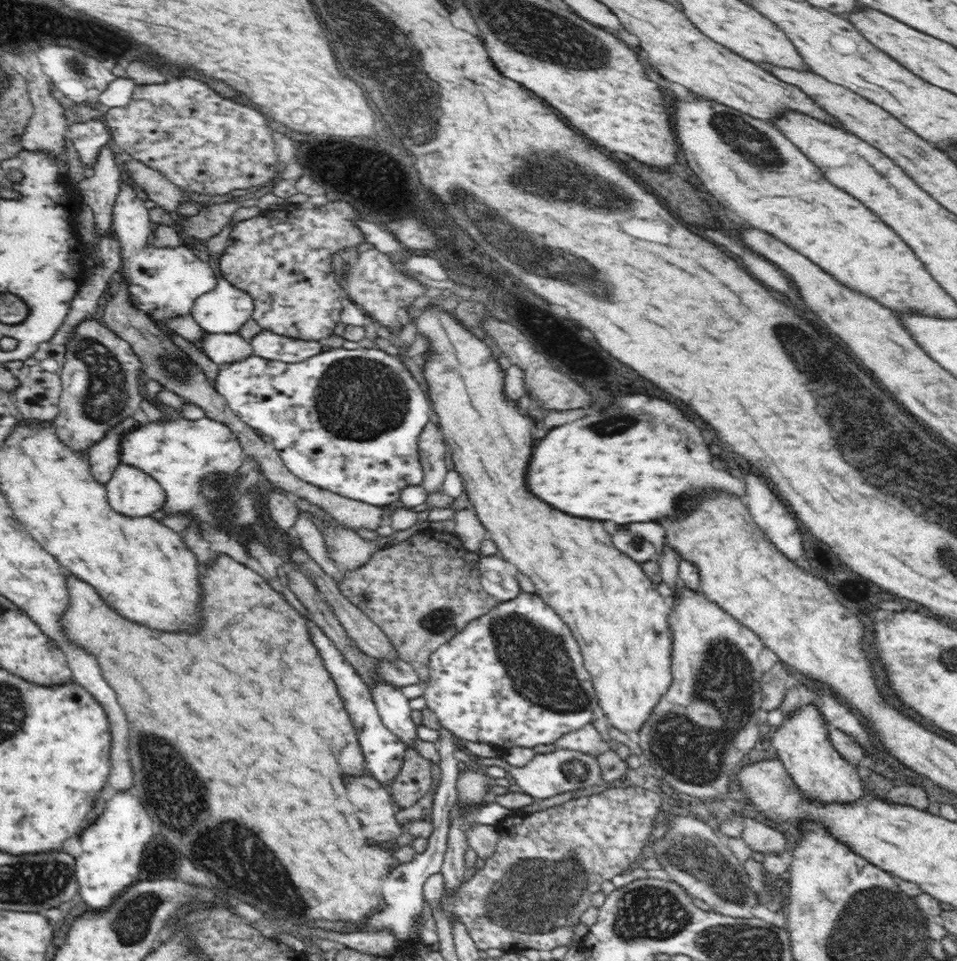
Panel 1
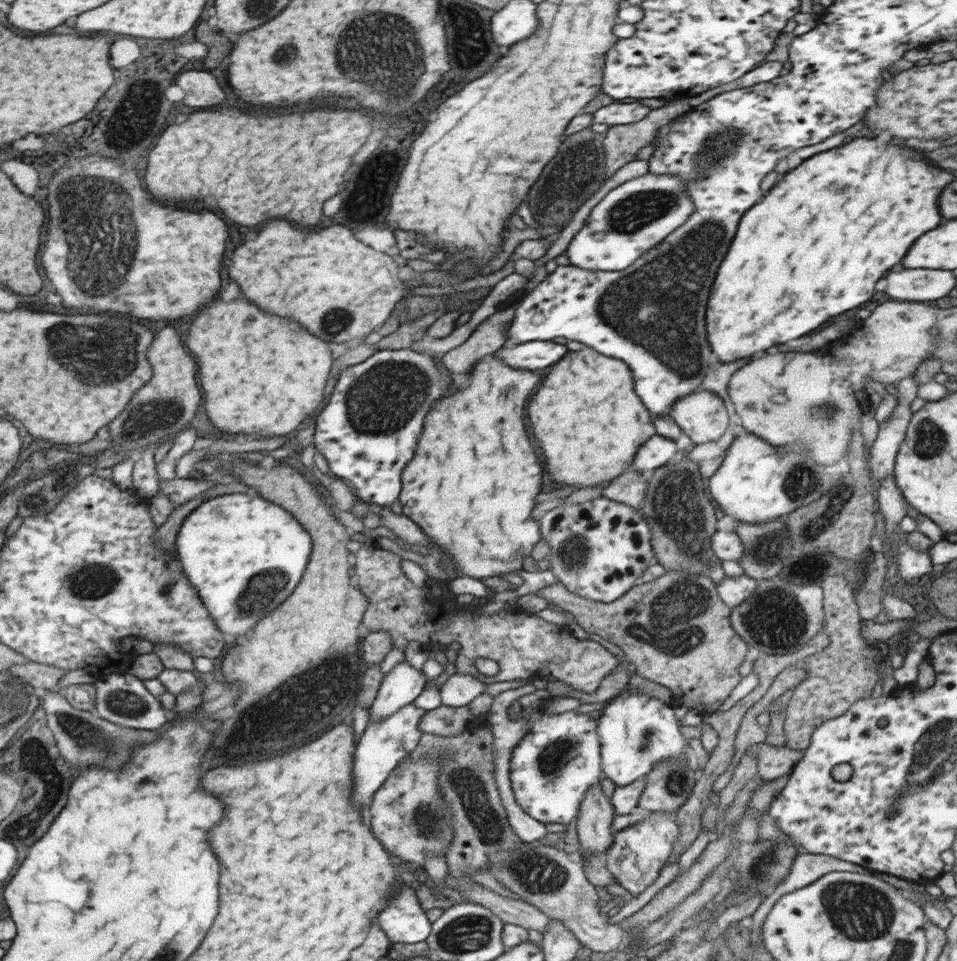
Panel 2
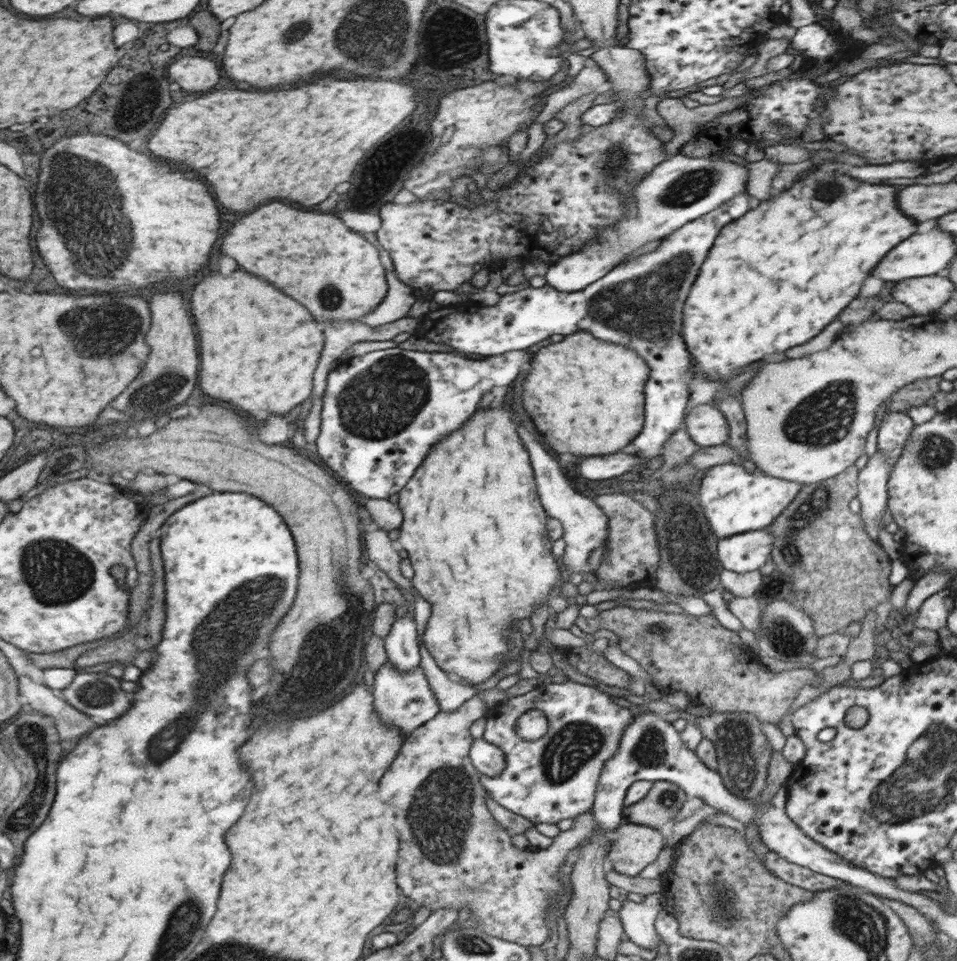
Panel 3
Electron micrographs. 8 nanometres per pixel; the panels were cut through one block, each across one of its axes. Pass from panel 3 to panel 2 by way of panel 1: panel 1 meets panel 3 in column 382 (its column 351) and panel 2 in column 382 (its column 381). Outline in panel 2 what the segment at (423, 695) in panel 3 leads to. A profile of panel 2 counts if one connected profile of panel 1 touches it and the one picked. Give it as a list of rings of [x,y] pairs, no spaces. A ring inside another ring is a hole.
[[[412,702],[398,709],[396,713],[388,715],[386,719],[374,721],[374,723],[367,725],[357,742],[354,752],[354,766],[352,766],[354,786],[356,786],[356,794],[354,794],[354,804],[356,806],[360,806],[362,810],[368,808],[368,804],[372,803],[374,793],[380,789],[380,785],[399,766],[400,760],[416,748],[416,744],[423,734],[418,727],[418,722],[422,720],[424,714],[426,714],[426,710],[416,707]]]

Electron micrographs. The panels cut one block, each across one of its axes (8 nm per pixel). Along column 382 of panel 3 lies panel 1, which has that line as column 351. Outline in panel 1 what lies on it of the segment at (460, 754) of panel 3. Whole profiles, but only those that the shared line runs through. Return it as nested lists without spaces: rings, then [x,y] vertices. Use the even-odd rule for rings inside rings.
[[[366,770],[366,774],[354,778],[346,776],[344,786],[370,844],[386,844],[401,836],[403,830],[395,818],[398,807],[393,802],[391,792],[370,772]]]

